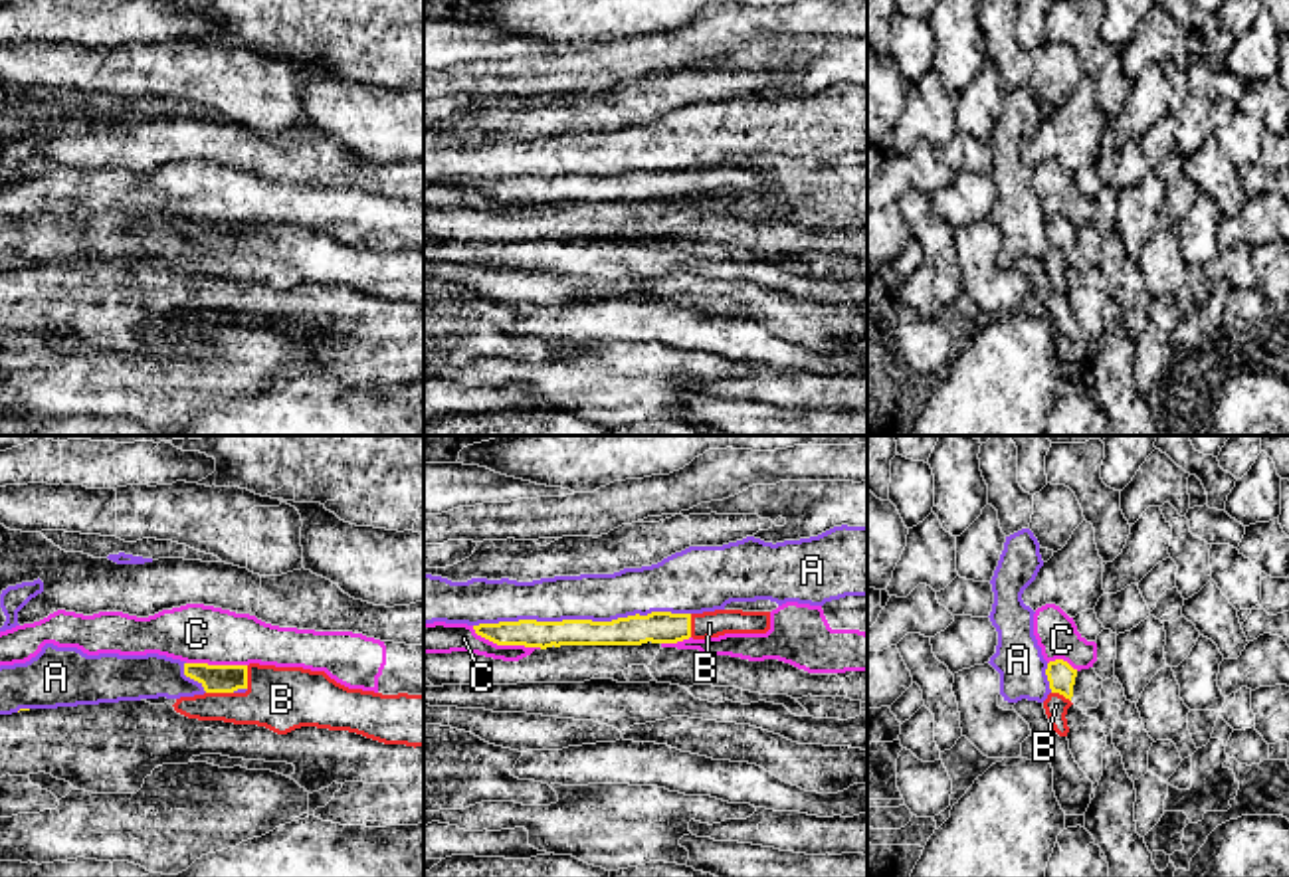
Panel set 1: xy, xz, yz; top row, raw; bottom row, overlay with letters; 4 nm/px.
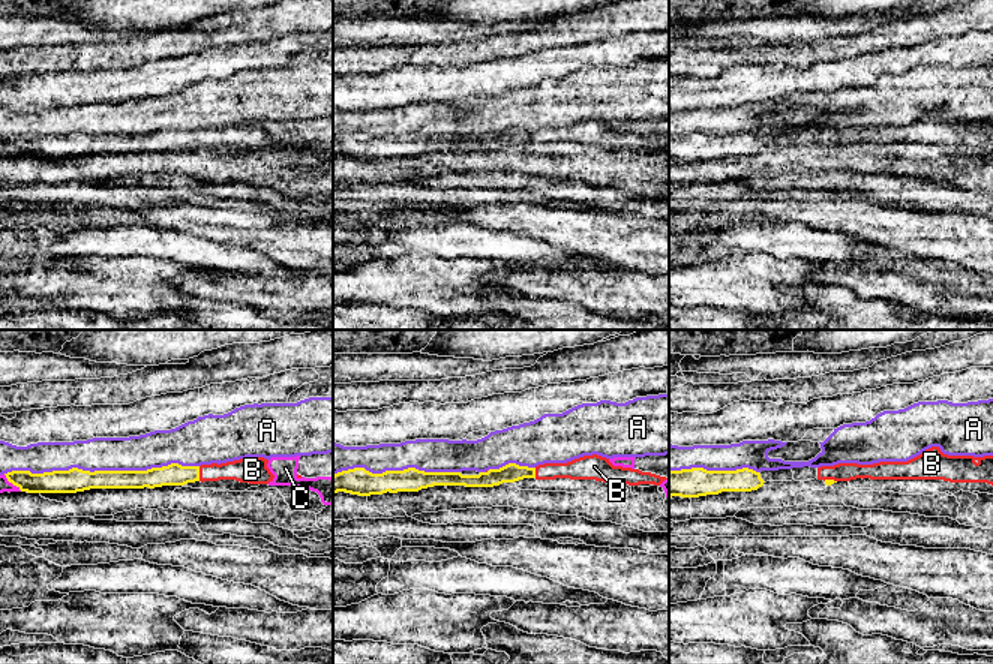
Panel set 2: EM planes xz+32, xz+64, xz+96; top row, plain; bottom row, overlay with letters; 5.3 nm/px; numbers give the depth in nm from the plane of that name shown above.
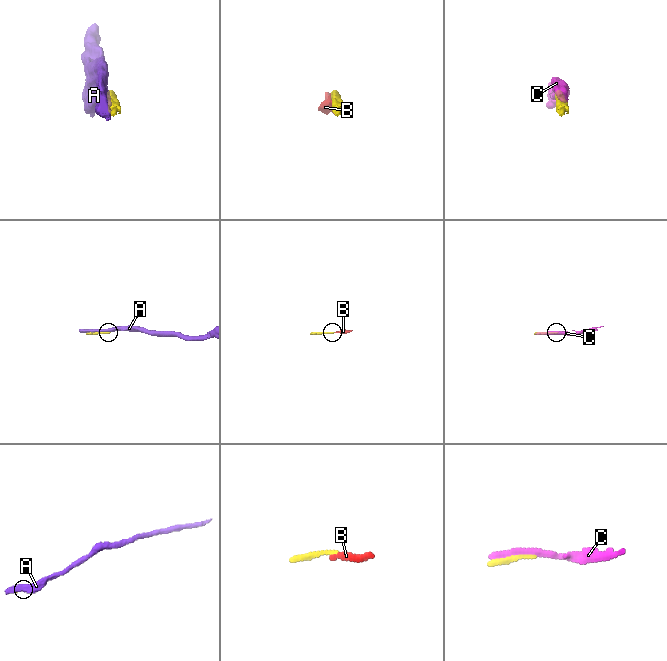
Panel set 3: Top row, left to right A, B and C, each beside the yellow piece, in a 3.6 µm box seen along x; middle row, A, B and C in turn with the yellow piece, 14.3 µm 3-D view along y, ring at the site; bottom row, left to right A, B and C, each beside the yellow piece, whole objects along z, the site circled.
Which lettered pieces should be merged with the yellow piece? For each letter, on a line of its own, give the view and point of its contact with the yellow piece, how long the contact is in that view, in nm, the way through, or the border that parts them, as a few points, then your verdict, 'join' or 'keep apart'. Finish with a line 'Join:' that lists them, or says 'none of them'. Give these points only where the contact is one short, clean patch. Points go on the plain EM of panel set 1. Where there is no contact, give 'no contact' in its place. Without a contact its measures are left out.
A: meets yellow in xz at (581, 177); contact 900 nm long; keep apart
B: meets yellow in xy at (220, 248); contact 110 nm long; runs through xy (214, 234), (220, 248), (230, 258), (280, 256); join
C: meets yellow in xz at (505, 200); contact 300 nm long; keep apart
Join: B

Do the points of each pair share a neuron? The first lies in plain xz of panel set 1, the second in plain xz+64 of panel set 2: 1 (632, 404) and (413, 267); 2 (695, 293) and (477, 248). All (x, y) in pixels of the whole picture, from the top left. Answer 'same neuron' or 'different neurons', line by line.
1: same neuron
2: different neurons

